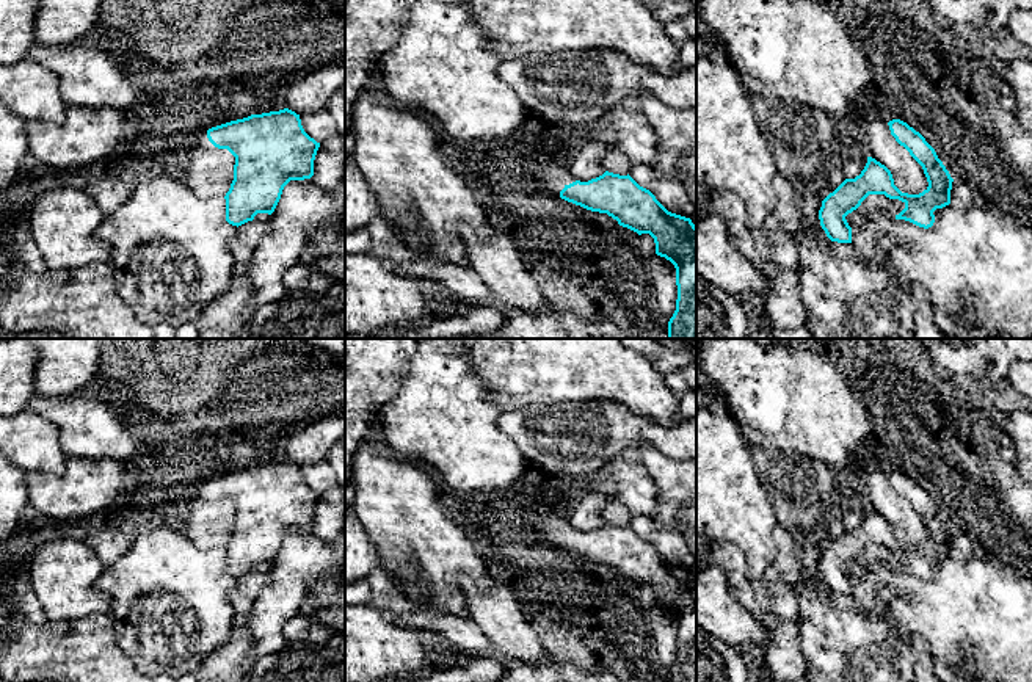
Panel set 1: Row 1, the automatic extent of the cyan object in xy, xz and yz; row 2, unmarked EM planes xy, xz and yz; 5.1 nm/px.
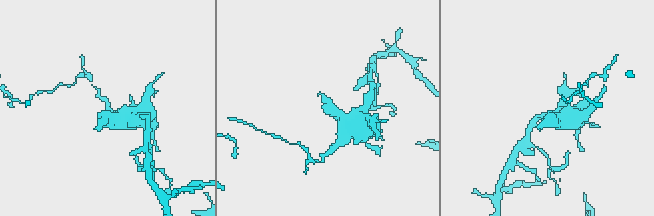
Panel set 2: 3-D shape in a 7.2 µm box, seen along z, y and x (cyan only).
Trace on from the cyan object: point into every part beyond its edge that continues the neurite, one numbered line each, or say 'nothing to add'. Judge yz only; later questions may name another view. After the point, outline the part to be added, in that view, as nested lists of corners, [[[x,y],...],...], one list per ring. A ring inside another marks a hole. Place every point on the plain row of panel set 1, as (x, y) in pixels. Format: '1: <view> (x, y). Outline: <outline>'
nothing to add

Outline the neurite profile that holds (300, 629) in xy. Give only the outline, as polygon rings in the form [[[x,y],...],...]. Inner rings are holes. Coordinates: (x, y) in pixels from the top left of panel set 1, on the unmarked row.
[[[298,613],[284,624],[282,633],[287,643],[309,643],[312,646],[331,646],[334,630],[317,619]]]

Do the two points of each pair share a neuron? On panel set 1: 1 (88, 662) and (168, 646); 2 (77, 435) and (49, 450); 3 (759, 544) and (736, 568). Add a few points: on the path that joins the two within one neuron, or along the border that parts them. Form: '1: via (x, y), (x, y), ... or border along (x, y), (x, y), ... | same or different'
1: border along (113, 620), (116, 643), (135, 665) | different
2: border along (39, 413), (57, 428), (60, 447), (69, 457) | different
3: border along (714, 541), (731, 543), (745, 574), (761, 580) | different

